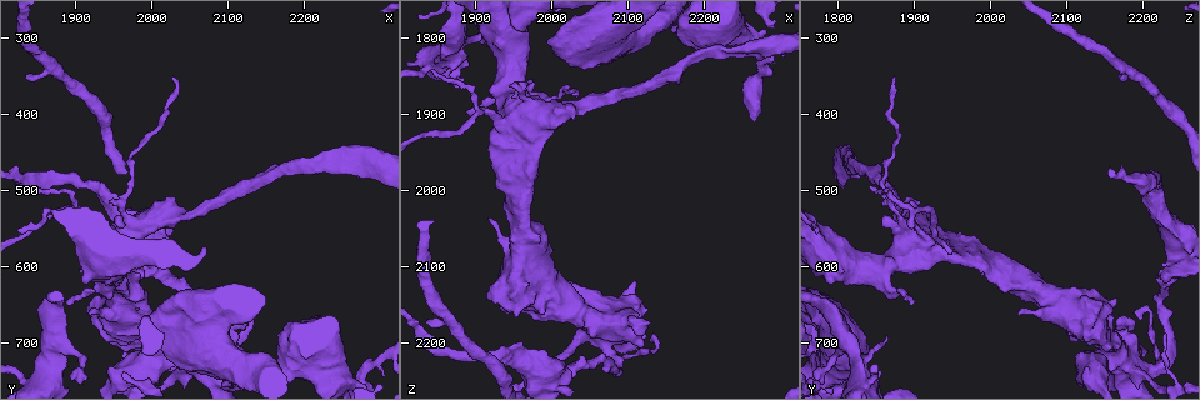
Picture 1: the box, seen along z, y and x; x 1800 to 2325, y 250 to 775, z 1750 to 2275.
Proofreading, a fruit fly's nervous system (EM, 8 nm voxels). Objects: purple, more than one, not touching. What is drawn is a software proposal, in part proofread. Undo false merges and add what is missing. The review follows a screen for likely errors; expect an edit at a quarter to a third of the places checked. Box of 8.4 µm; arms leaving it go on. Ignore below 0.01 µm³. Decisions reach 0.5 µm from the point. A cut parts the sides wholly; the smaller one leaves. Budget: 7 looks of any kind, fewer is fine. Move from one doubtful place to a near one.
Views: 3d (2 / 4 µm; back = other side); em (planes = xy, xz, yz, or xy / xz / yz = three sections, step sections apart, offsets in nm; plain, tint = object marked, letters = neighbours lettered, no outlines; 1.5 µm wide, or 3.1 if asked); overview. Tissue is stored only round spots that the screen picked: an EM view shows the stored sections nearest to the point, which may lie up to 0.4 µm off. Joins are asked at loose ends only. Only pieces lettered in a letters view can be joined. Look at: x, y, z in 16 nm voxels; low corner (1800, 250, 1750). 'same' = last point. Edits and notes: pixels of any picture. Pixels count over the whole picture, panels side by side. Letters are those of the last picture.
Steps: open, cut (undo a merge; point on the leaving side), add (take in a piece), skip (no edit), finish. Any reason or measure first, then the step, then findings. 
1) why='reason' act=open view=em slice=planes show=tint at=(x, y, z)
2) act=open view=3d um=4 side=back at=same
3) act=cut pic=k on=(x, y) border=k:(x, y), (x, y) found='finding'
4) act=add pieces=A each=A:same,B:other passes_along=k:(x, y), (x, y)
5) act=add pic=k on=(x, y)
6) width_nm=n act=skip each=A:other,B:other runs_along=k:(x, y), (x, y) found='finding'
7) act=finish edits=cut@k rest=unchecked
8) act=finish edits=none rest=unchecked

why='a narrow waist' act=open view=em slice=xz step=4 show=tint at=(2190, 475, 1825)

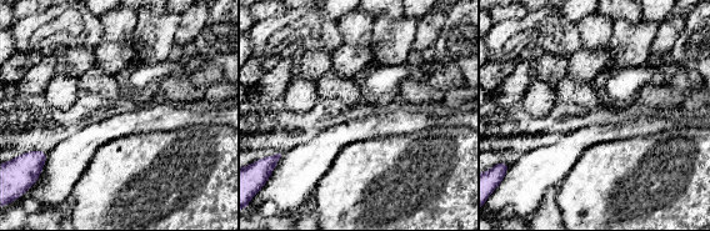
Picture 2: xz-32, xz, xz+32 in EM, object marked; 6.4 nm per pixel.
why='cut it another way' act=open view=em slice=yz step=4 show=letters at=same

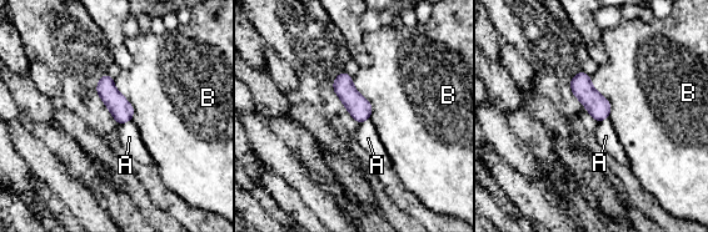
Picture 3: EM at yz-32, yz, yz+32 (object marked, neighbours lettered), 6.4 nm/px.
act=skip each=A:other,B:other border=3:(131, 119), (119, 125) found='one neuron here'

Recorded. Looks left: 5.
act=open view=em slice=planes show=letters at=(1885, 650, 1895)

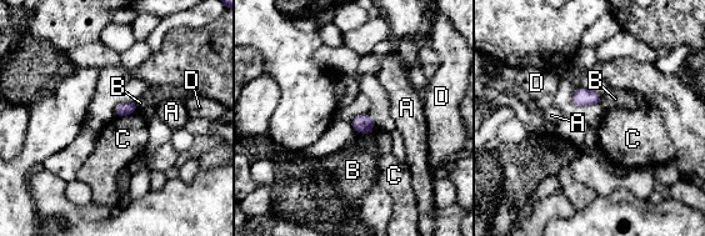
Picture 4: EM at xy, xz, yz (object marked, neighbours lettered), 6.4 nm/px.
width_nm=80 act=skip each=A:other,B:other,C:other,D:other border=4:(136, 110), (115, 118) found='no lettered piece goes on from it'

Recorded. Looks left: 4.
why='branch stops here' act=open view=3d um=4 at=(1835, 355, 2175)

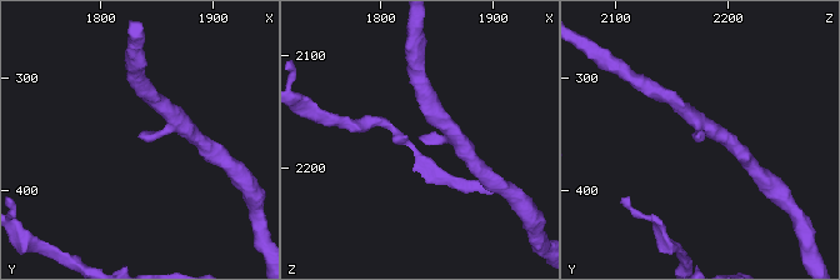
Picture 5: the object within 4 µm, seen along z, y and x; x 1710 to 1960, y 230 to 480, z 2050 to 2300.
why='need the tissue' act=open view=em slice=xz step=8 show=letters at=(1836, 352, 2176)

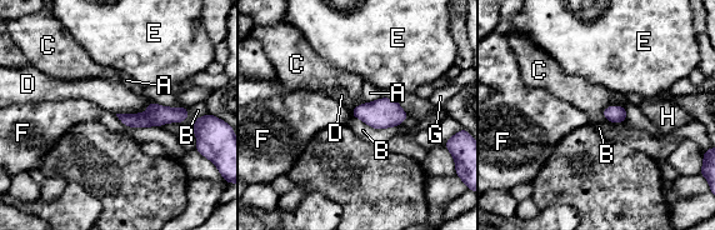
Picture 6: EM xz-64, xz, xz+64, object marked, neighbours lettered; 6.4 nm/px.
act=skip each=A:other,B:other,C:other,D:other,E:other,F:other,G:other,H:other border=6:(351, 114), (374, 128), (398, 126) found='no lettered piece goes on from it'

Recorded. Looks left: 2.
act=finish edits=none rest=unchecked

